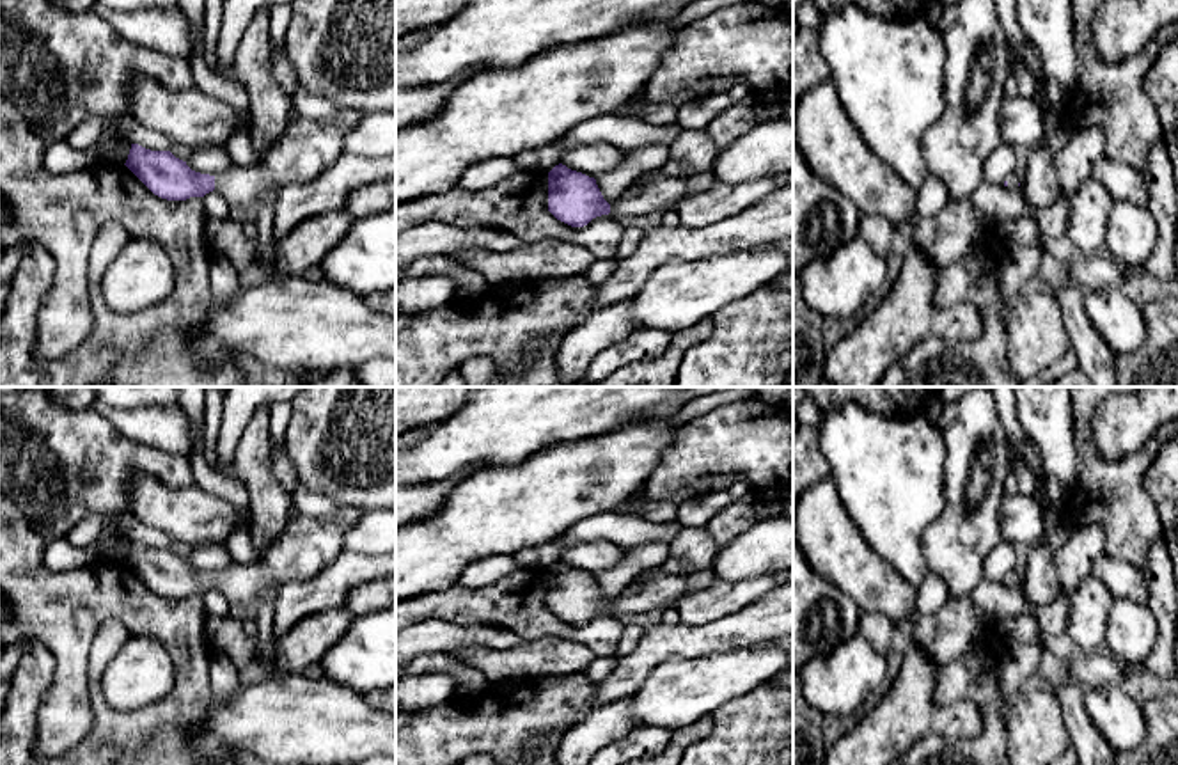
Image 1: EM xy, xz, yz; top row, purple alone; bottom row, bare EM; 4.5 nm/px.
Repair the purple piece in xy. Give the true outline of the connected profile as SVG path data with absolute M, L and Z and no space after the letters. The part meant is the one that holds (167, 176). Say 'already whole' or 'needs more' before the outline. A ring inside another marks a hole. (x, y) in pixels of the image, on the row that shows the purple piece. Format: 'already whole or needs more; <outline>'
needs more; M344 106L334 121L294 115L257 165L232 165L218 176L195 172L170 151L151 151L138 144L131 144L124 165L167 201L204 197L216 190L229 206L250 206L275 199L284 186L302 185L326 172L344 153L346 135L362 117L362 112Z

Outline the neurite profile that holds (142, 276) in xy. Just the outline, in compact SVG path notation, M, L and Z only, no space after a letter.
M133 238L106 268L101 280L105 304L121 314L149 311L174 288L174 266L161 245Z

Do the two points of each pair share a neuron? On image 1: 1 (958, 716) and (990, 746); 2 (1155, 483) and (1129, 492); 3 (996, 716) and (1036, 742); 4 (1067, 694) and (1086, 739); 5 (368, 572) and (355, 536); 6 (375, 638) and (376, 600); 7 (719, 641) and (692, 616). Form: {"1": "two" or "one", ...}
{"1": "two", "2": "two", "3": "two", "4": "one", "5": "two", "6": "two", "7": "two"}

